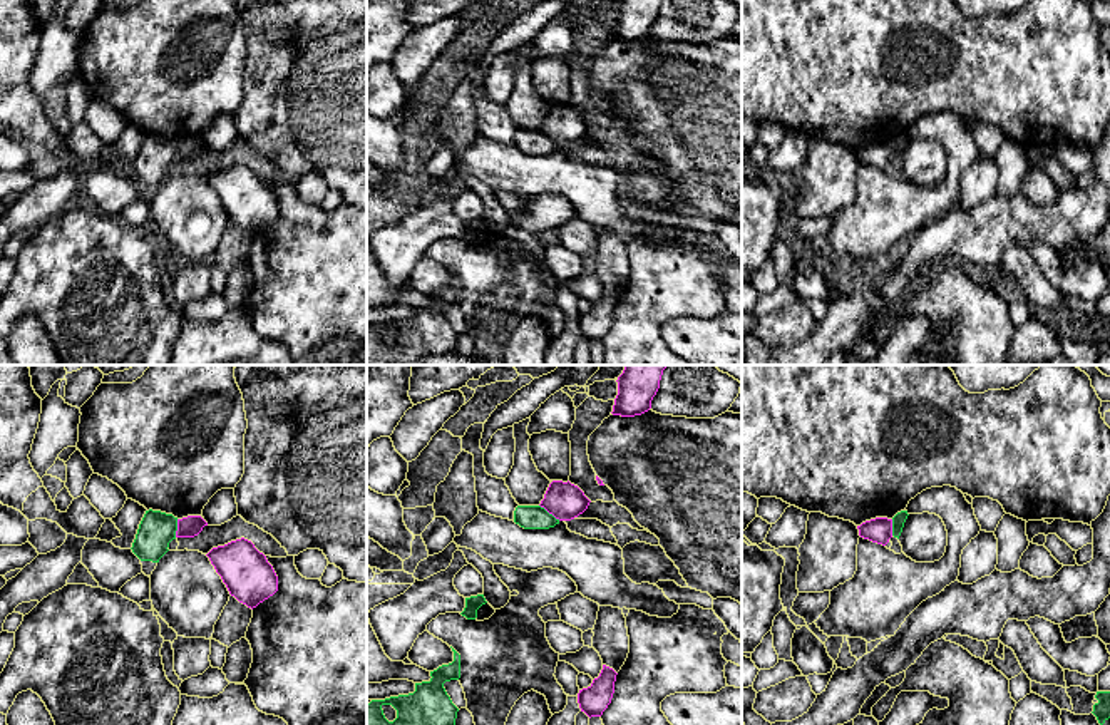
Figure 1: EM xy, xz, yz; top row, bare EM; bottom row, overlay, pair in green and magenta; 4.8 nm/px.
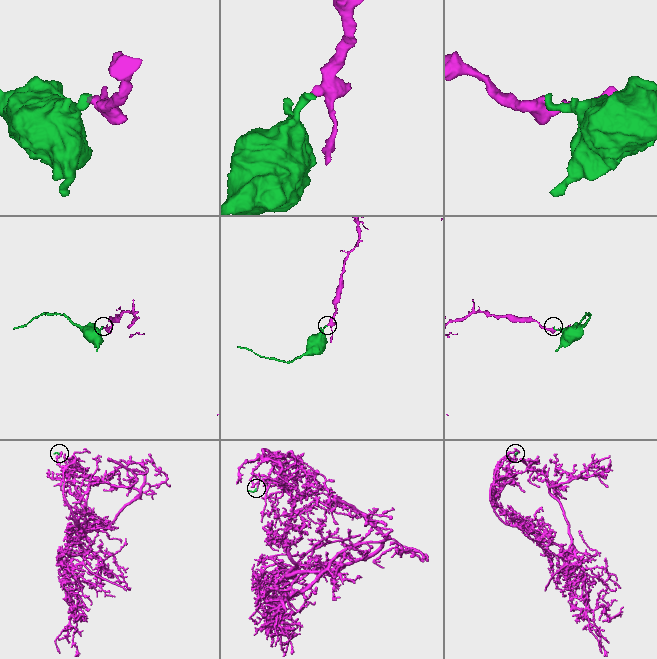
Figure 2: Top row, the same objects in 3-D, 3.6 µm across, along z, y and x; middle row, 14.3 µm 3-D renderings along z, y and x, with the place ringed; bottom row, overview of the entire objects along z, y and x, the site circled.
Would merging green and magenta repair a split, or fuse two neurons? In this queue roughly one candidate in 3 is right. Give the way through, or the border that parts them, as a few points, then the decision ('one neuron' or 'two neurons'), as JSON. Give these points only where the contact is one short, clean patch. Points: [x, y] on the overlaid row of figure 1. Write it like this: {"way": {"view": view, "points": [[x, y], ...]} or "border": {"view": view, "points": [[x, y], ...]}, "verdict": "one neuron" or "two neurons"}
{"border": {"view": "xz", "points": [[539, 504], [560, 519]]}, "verdict": "two neurons"}

